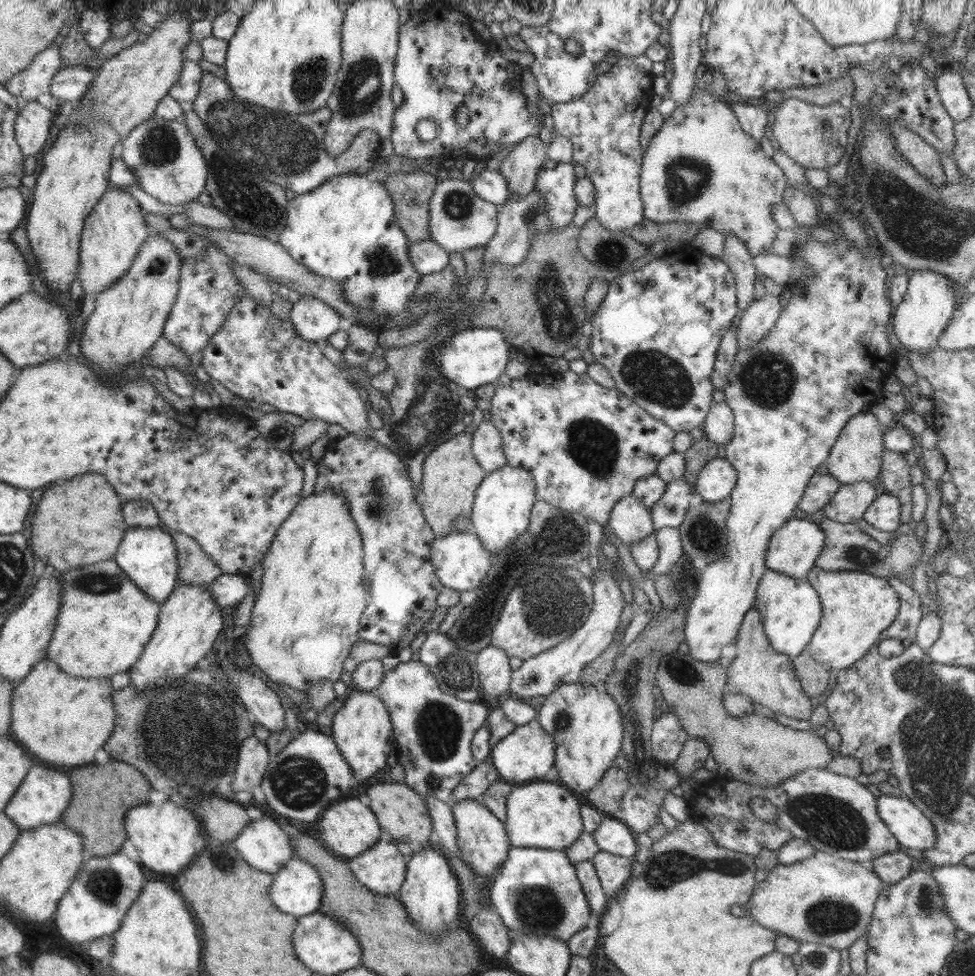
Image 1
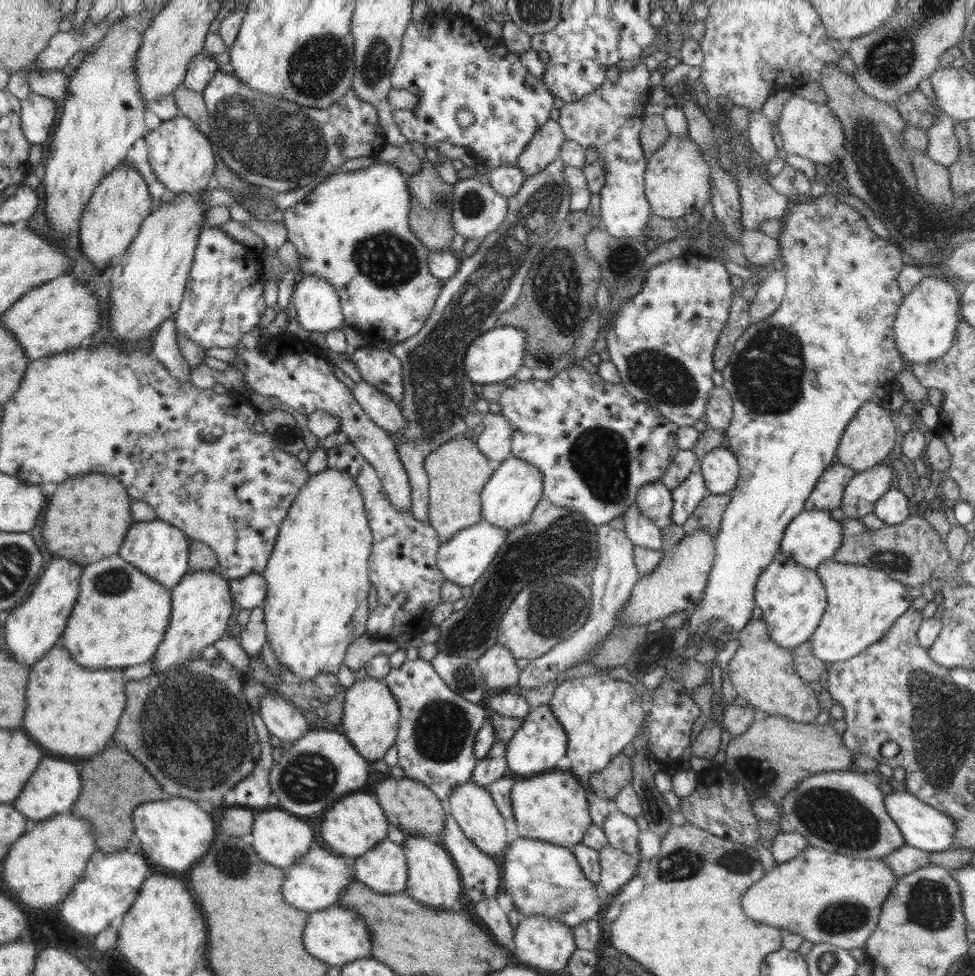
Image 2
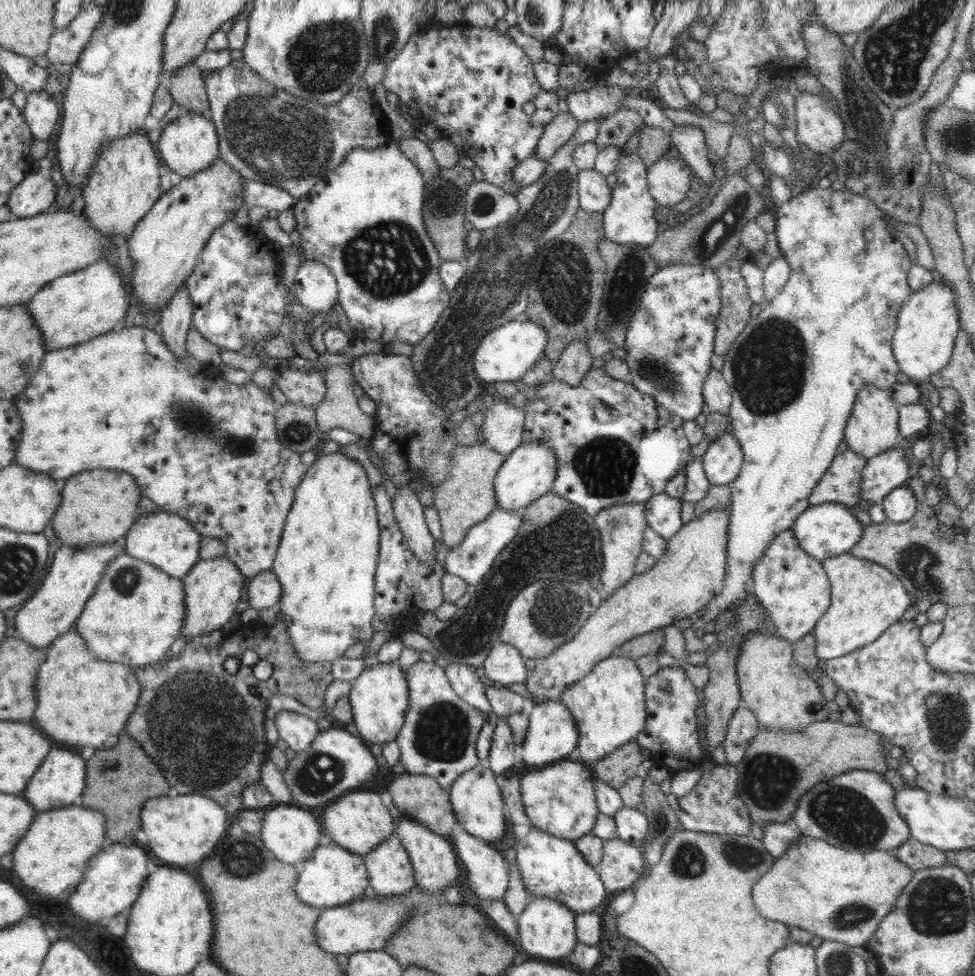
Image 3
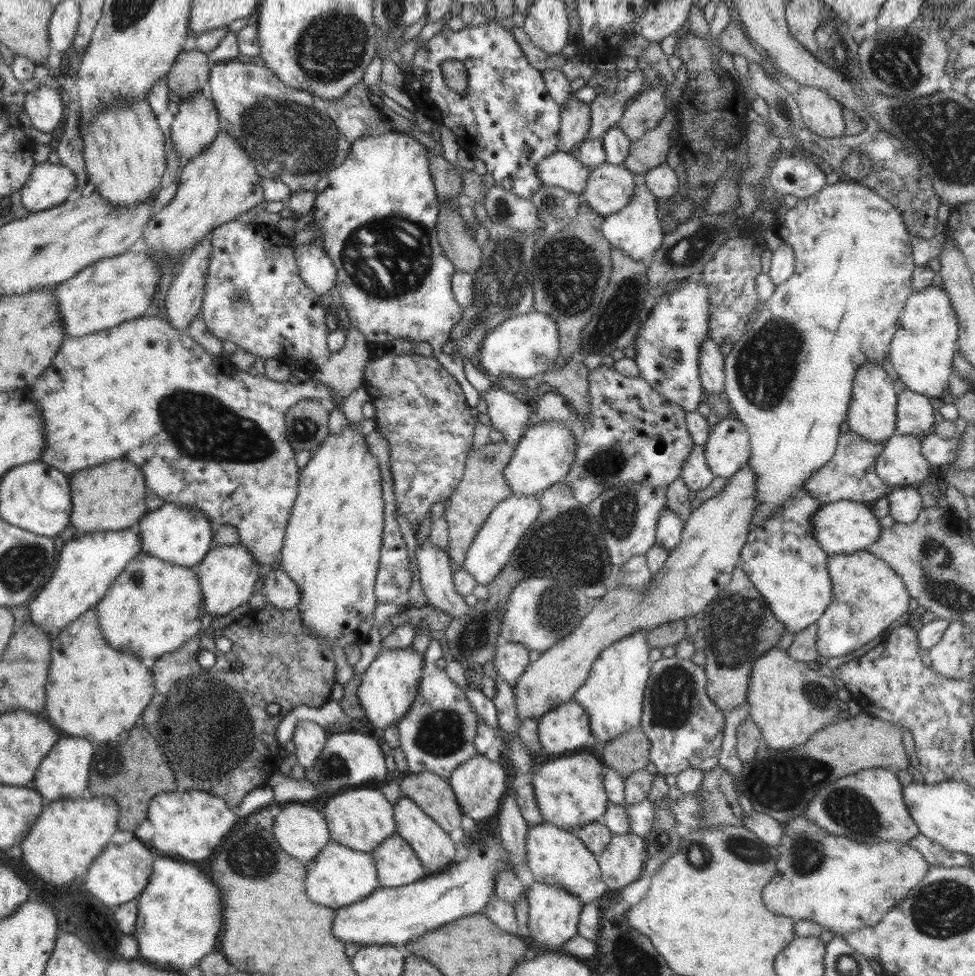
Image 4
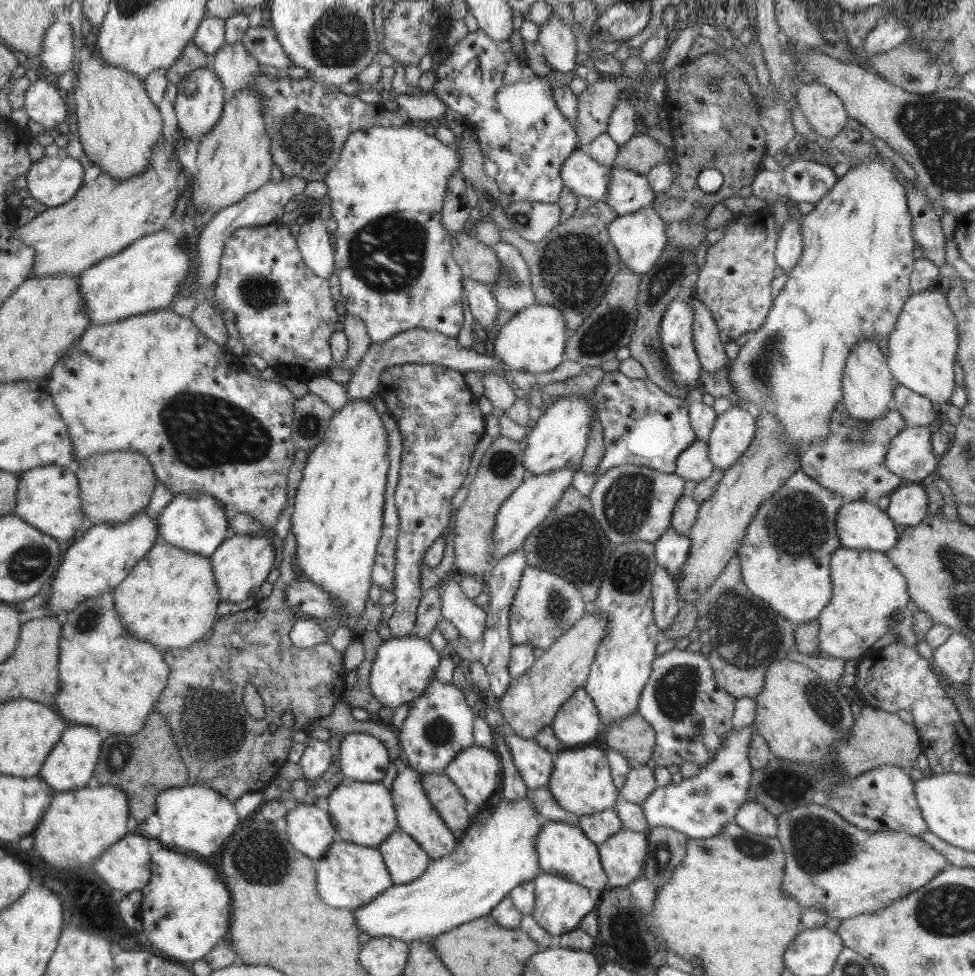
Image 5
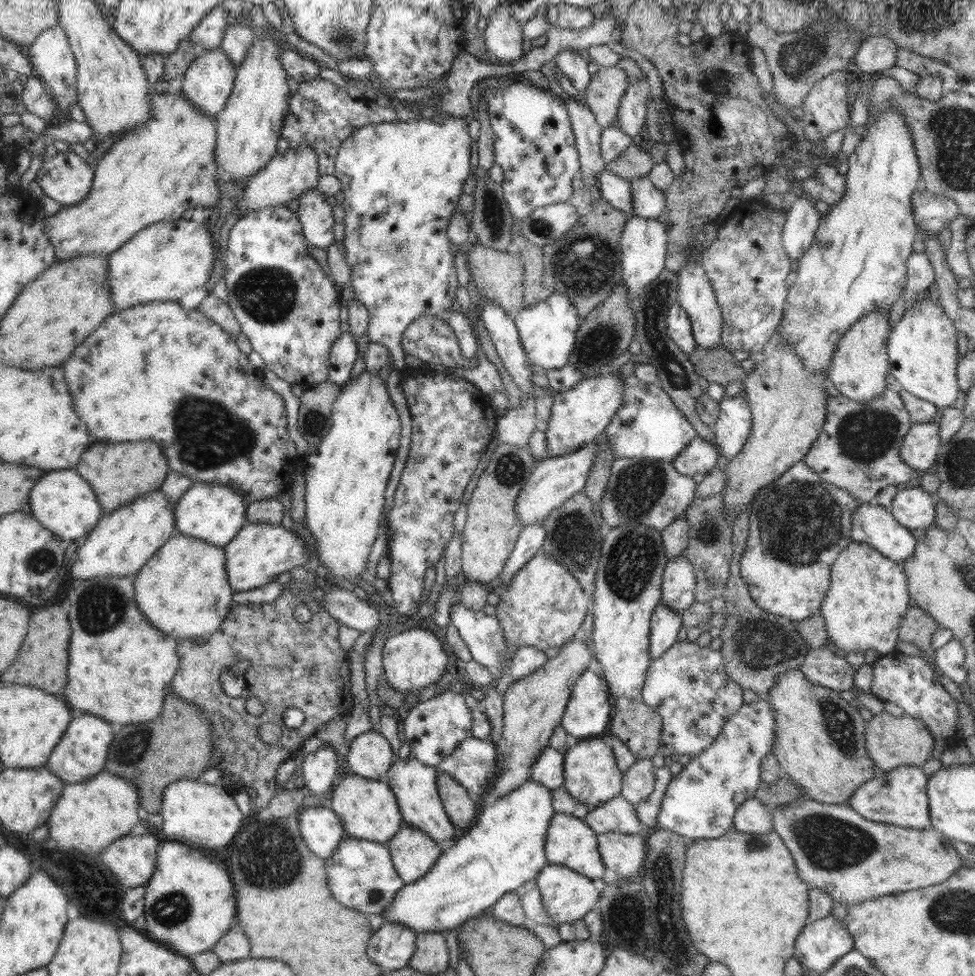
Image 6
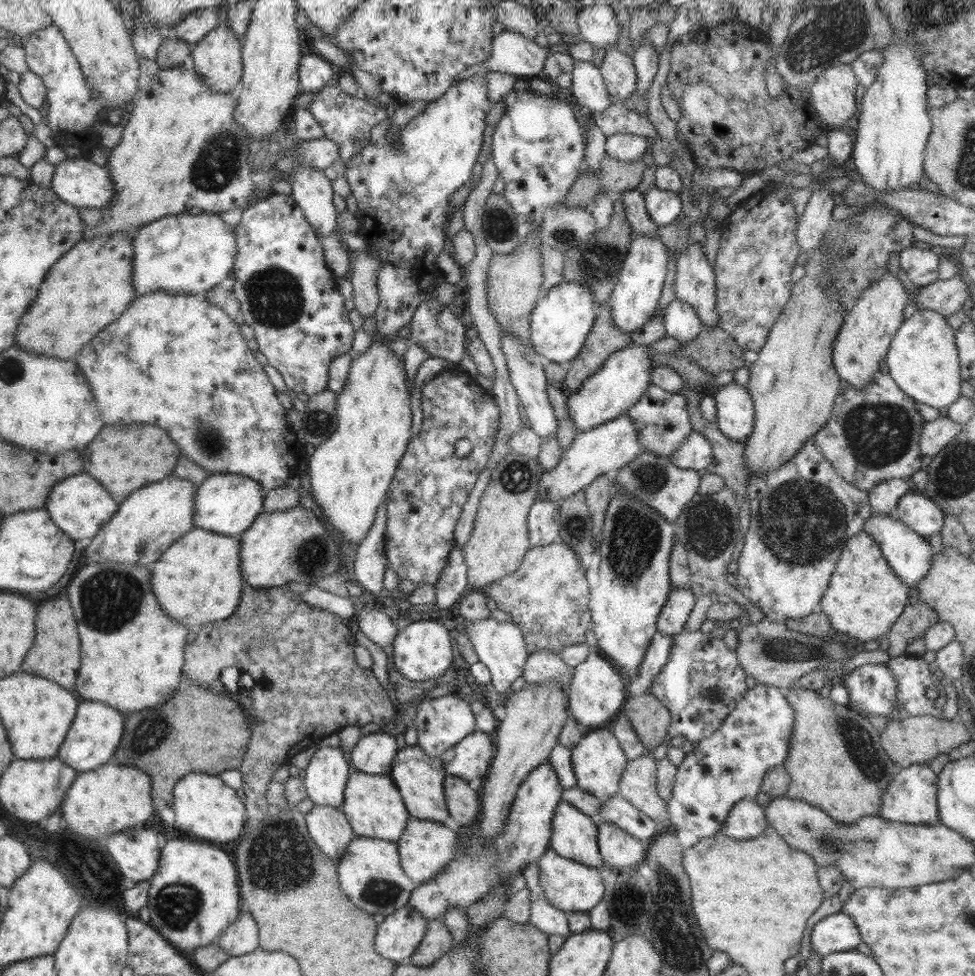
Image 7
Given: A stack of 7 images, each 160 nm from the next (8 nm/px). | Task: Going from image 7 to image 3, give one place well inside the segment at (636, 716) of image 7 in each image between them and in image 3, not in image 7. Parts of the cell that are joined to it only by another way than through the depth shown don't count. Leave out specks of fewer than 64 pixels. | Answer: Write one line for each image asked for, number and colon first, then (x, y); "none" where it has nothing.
3: (616, 768)
4: (627, 753)
5: (632, 737)
6: (639, 726)

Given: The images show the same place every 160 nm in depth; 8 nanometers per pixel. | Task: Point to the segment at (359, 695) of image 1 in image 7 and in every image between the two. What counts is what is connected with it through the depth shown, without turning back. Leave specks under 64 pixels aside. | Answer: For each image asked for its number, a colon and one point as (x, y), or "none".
2: (370, 717)
3: (379, 698)
4: (388, 687)
5: (403, 667)
6: (414, 658)
7: (422, 650)

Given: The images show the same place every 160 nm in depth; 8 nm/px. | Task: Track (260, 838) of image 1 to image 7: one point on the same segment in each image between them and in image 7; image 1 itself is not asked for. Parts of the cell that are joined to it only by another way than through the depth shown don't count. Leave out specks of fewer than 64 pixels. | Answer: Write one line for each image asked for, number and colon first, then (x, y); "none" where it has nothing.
2: (279, 838)
3: (291, 833)
4: (302, 831)
5: (311, 830)
6: (321, 830)
7: (328, 826)

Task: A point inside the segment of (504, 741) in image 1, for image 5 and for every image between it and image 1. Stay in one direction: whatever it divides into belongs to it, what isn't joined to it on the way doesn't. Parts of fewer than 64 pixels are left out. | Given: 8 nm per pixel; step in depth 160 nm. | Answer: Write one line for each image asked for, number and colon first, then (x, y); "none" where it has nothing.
2: (537, 746)
3: (552, 734)
4: (566, 727)
5: (576, 723)

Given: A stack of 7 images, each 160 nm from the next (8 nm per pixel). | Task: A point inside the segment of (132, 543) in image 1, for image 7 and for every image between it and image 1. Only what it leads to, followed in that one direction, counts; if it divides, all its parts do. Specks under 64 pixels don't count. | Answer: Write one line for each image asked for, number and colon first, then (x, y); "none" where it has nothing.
2: (161, 551)
3: (169, 542)
4: (181, 535)
5: (196, 523)
6: (214, 513)
7: (227, 504)

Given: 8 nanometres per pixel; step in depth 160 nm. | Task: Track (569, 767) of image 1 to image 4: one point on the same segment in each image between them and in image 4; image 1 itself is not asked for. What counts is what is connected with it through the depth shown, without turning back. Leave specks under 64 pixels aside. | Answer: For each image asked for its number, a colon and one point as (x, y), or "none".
2: (600, 715)
3: (608, 704)
4: (613, 694)

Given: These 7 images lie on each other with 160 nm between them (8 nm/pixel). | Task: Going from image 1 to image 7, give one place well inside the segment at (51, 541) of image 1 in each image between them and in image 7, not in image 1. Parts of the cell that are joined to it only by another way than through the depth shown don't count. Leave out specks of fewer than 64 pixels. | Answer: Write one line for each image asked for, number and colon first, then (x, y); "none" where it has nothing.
2: (87, 518)
3: (98, 506)
4: (111, 497)
5: (114, 487)
6: (118, 473)
7: (123, 460)

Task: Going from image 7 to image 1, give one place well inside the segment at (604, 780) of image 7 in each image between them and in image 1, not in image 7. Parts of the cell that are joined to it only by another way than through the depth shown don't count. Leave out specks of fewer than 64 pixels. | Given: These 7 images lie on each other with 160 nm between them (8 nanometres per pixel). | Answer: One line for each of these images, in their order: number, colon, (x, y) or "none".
1: (547, 815)
2: (553, 807)
3: (560, 799)
4: (569, 791)
5: (581, 782)
6: (591, 775)

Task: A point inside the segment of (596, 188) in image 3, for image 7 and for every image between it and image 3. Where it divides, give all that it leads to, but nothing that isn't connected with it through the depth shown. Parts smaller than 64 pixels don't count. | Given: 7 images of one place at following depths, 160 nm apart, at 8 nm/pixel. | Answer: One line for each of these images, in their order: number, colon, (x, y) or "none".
4: (609, 187)
5: (628, 191)
6: (648, 201)
7: (663, 206)

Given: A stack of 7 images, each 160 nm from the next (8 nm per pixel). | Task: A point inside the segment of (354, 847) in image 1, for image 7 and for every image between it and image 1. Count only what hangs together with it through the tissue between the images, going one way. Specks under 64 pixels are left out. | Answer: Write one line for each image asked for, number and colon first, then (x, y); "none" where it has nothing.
2: (354, 824)
3: (359, 822)
4: (361, 819)
5: (364, 813)
6: (367, 808)
7: (373, 805)

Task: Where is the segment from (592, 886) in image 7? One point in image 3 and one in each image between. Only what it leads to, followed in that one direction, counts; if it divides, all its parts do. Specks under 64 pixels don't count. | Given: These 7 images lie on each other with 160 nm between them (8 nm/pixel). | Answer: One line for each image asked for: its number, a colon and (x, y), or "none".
3: (547, 930)
4: (554, 913)
5: (560, 905)
6: (567, 896)

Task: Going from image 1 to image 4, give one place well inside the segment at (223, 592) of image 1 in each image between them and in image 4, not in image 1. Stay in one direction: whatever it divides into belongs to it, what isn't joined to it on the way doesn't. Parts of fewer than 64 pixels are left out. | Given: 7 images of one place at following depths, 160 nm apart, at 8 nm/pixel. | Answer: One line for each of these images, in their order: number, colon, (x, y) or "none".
2: (249, 592)
3: (263, 591)
4: (282, 592)

